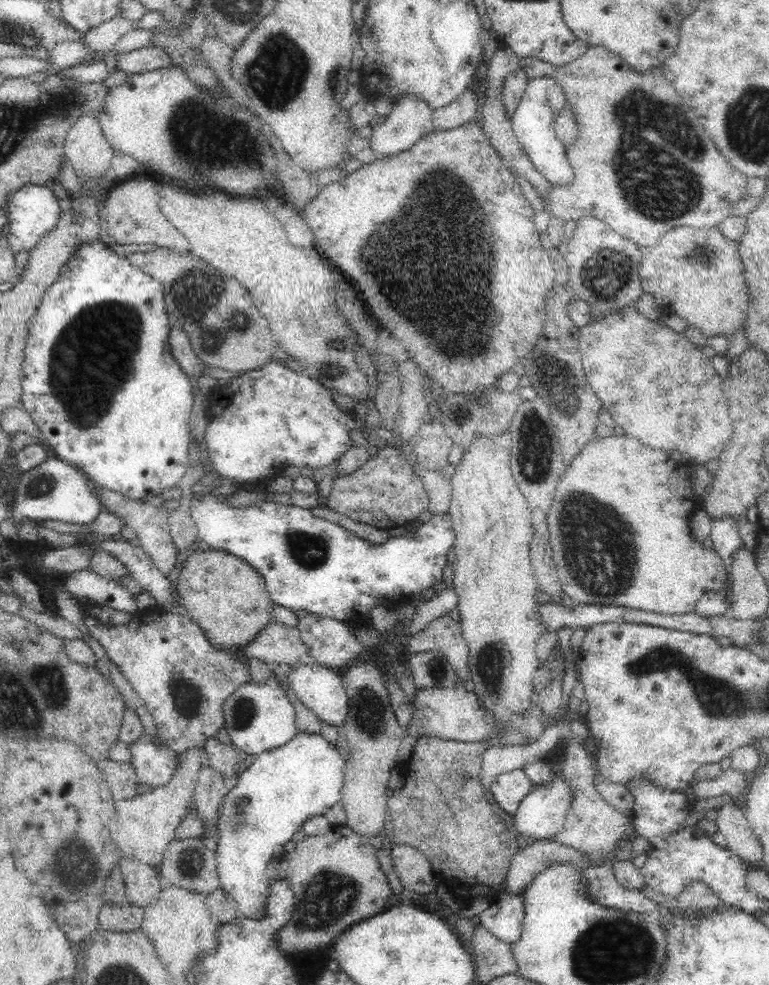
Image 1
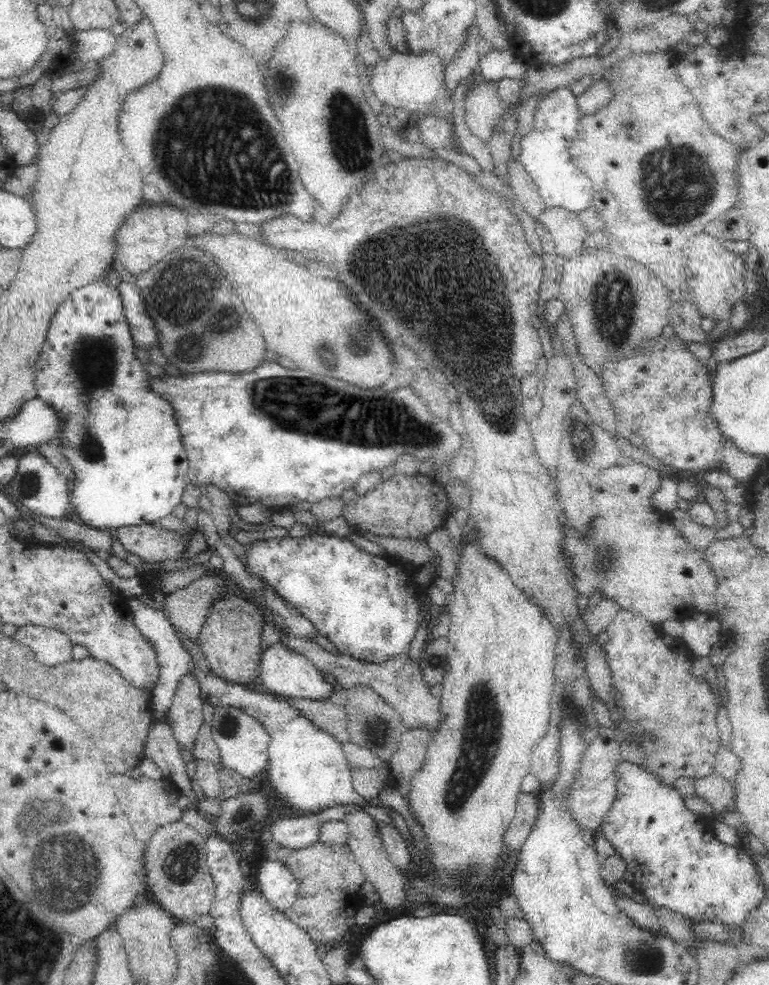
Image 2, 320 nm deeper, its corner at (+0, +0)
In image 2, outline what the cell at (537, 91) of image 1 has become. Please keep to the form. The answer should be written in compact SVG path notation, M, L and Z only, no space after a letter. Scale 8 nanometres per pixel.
M560 86L535 107L534 127L520 139L518 165L532 176L546 206L554 206L580 215L590 205L594 189L592 181L576 168L569 151L571 139L577 135L581 112L577 97L569 87Z

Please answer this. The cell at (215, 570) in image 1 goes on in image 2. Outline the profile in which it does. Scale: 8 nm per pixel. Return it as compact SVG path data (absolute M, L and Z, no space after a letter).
M234 595L218 599L209 610L199 638L204 660L212 675L220 677L226 683L244 687L254 680L258 675L262 652L260 636L264 623L265 616L258 605L254 606L248 600Z

